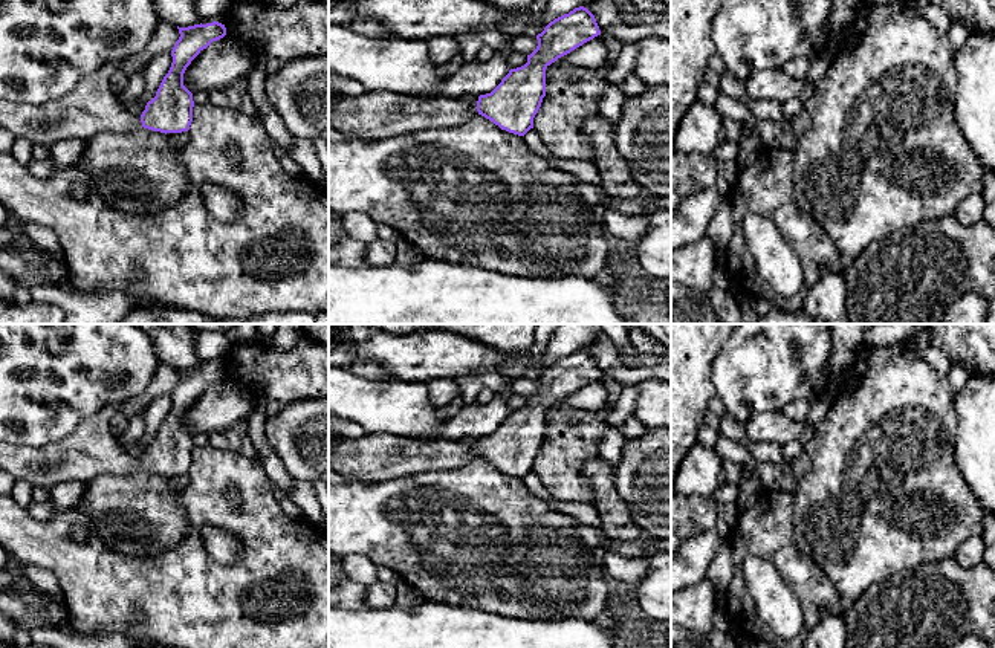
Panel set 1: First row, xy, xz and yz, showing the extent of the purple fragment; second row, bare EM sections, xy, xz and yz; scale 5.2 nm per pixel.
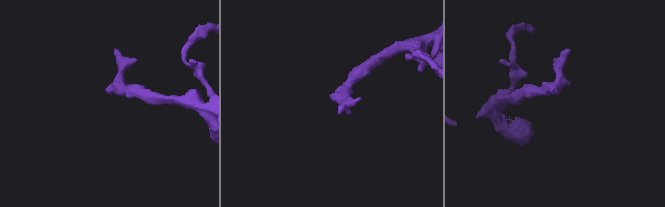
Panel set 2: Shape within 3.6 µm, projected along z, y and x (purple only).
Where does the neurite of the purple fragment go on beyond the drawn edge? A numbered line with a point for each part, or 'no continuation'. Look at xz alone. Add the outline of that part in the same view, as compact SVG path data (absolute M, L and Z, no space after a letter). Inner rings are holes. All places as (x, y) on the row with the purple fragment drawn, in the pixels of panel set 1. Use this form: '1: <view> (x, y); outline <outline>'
1: xz (376, 115); outline M390 92L339 98L329 95L329 105L329 128L355 139L387 139L420 130L455 127L478 115L460 98L408 98Z

